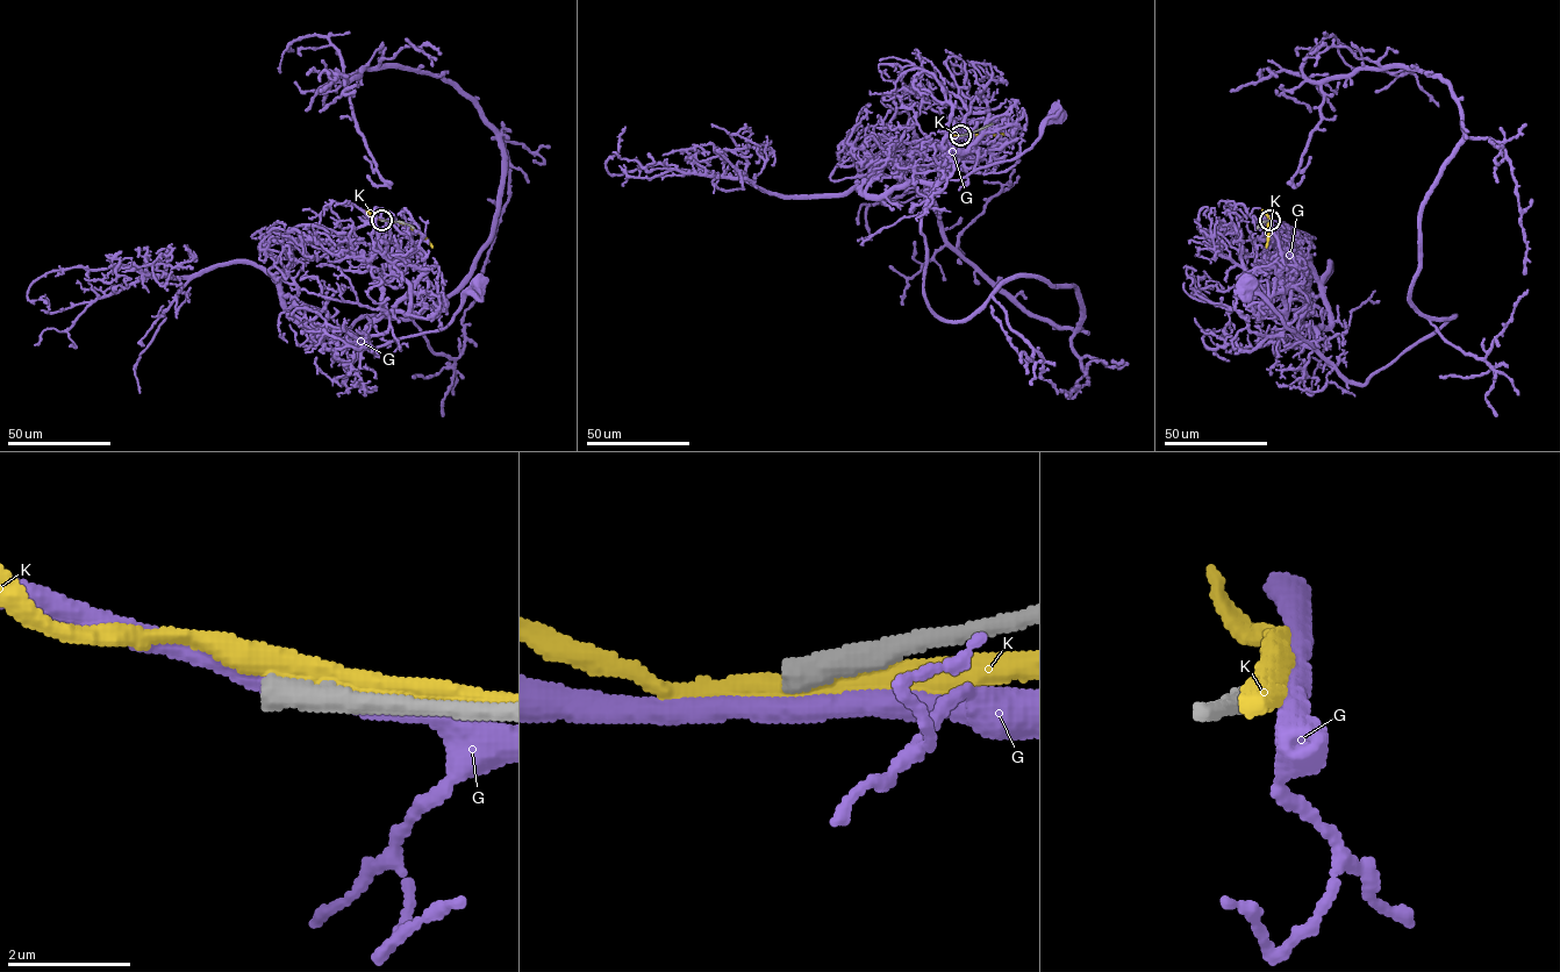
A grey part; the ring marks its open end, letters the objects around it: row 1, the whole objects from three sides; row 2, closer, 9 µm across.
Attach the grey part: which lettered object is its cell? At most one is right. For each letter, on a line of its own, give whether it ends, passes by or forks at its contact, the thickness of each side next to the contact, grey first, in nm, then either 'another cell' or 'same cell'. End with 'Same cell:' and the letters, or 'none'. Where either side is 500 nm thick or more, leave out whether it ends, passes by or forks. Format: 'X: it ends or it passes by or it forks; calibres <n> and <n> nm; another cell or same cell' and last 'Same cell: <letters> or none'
G: it passes by; calibres 480 and 380 nm; another cell
K: calibres 600 and 400 nm; another cell
Same cell: none

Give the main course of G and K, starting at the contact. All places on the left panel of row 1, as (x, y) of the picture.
G: (381, 220), (409, 229), (424, 272), (369, 328), (366, 347), (443, 329), (465, 292), (477, 284)
K: (384, 220), (407, 223), (433, 247)

